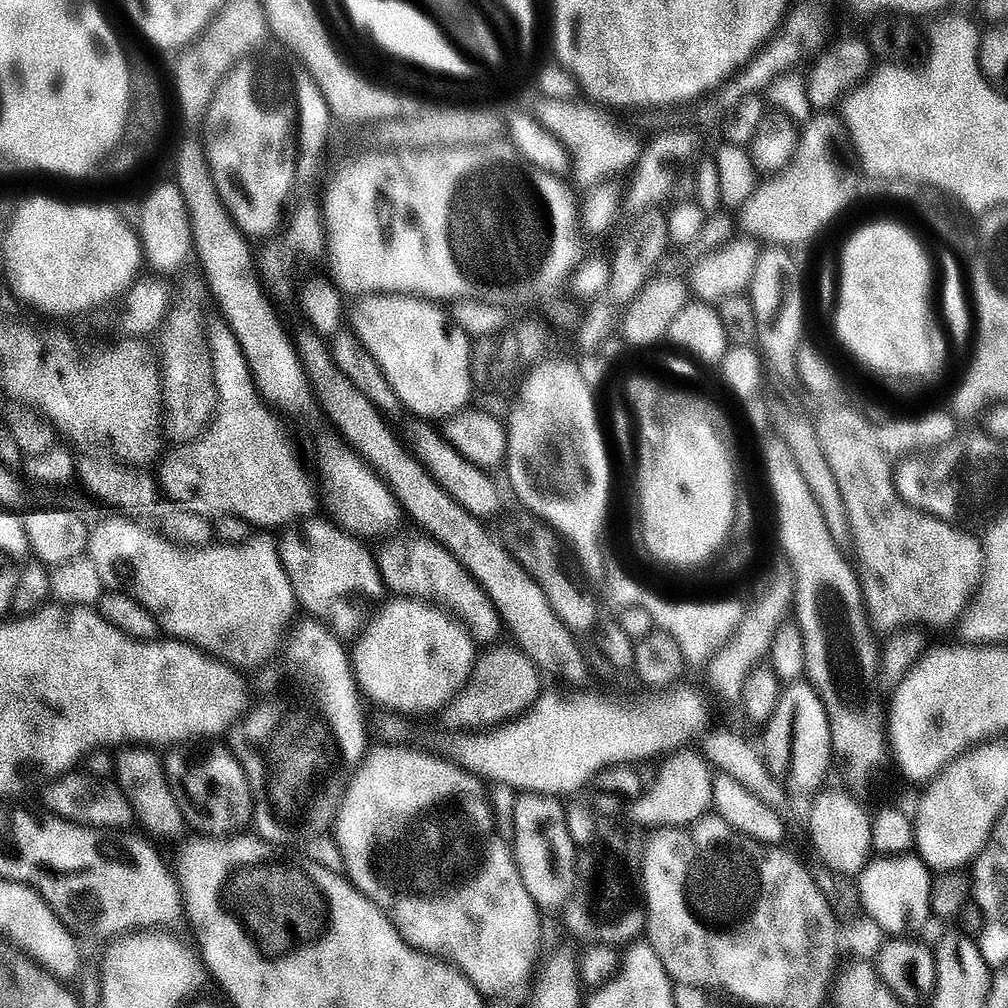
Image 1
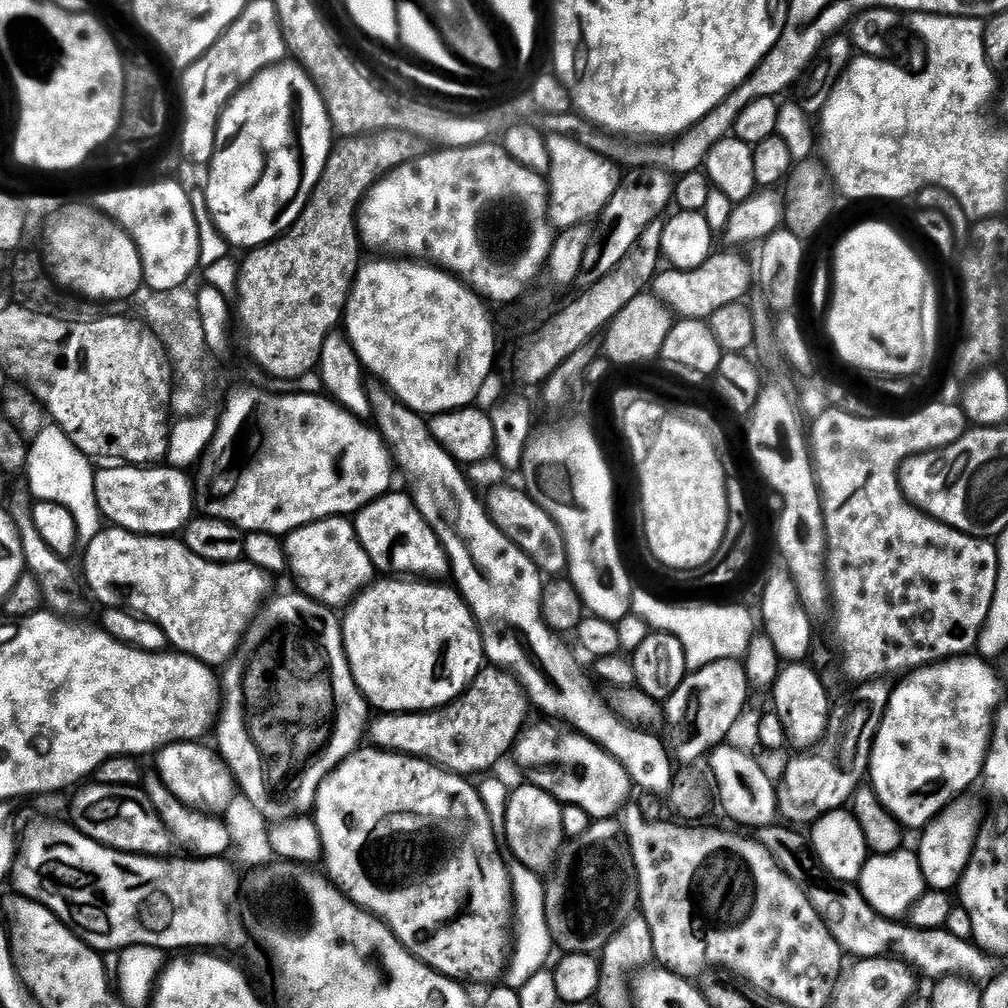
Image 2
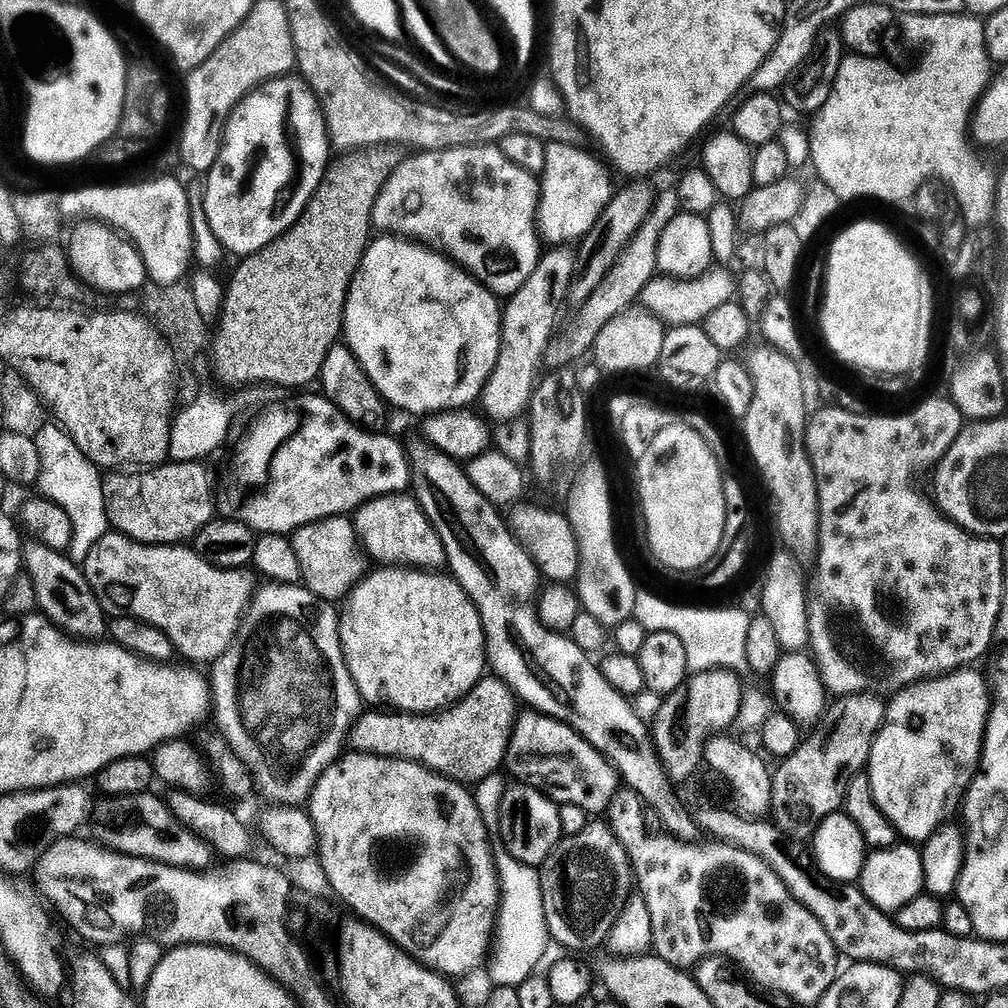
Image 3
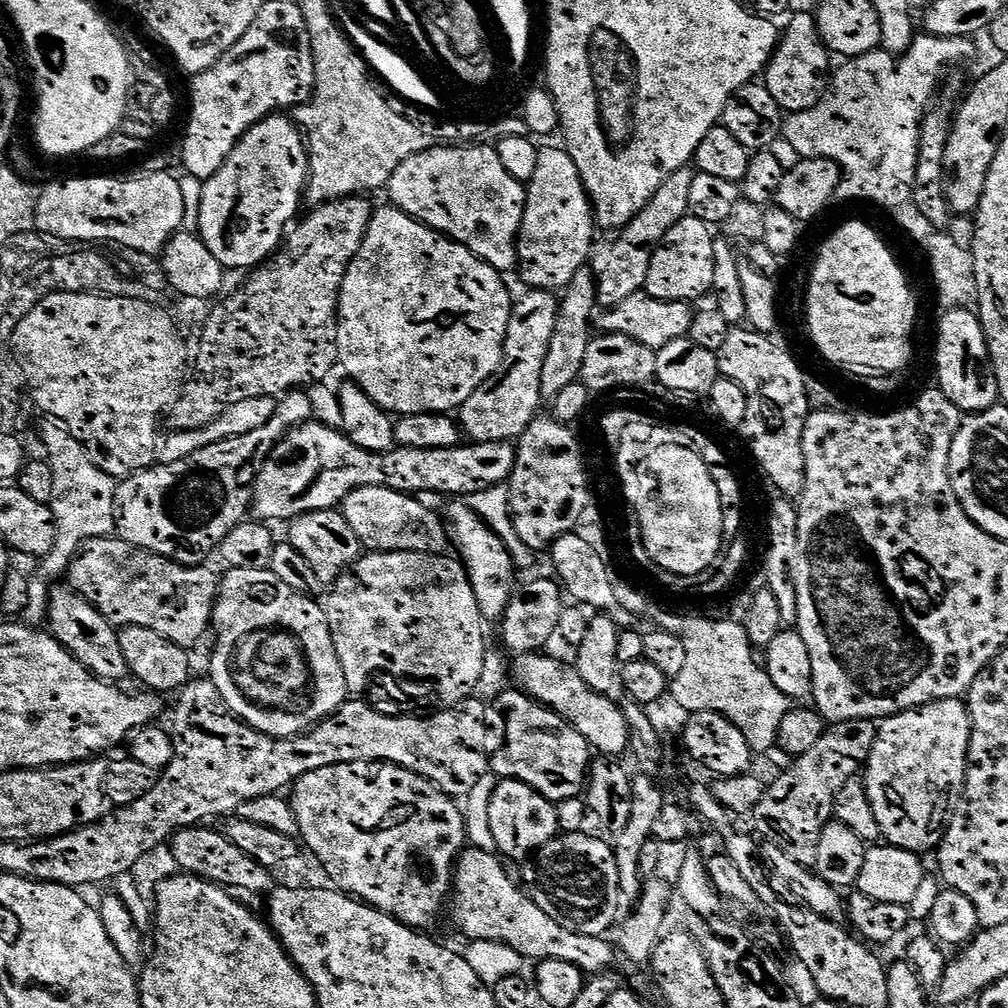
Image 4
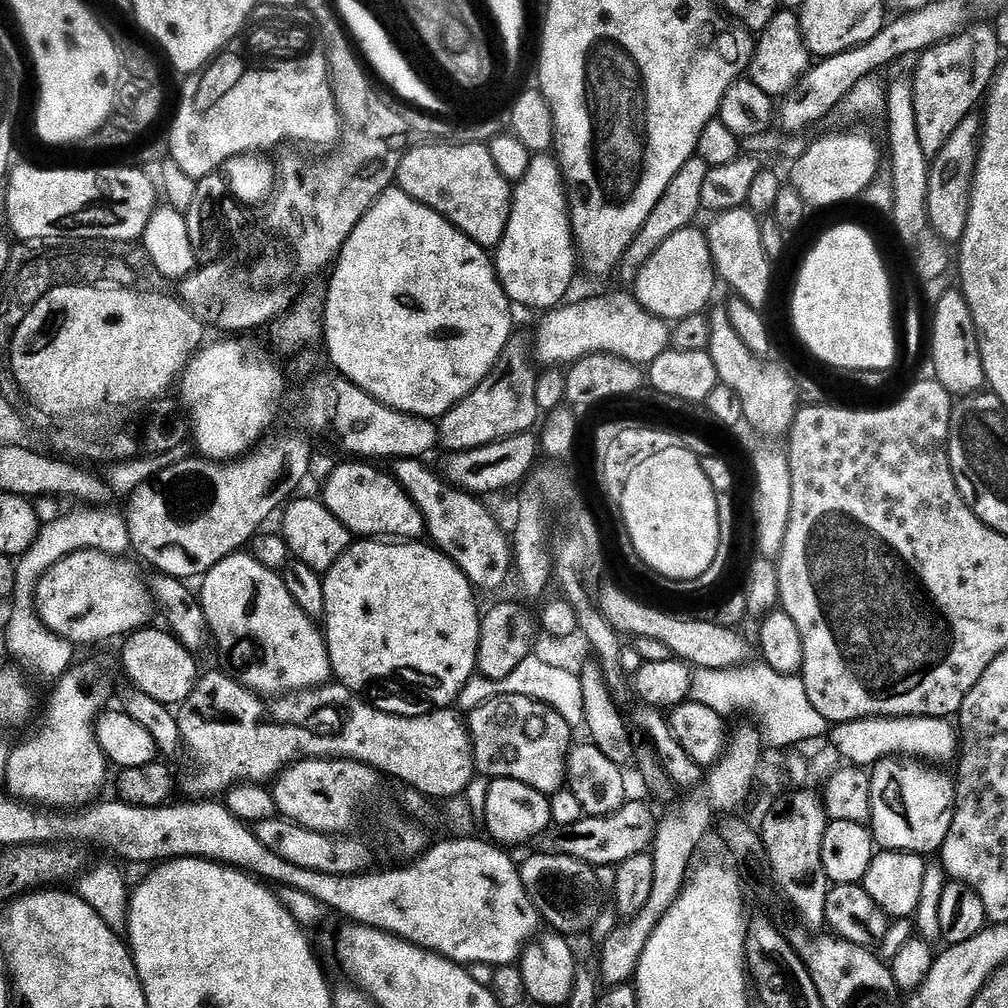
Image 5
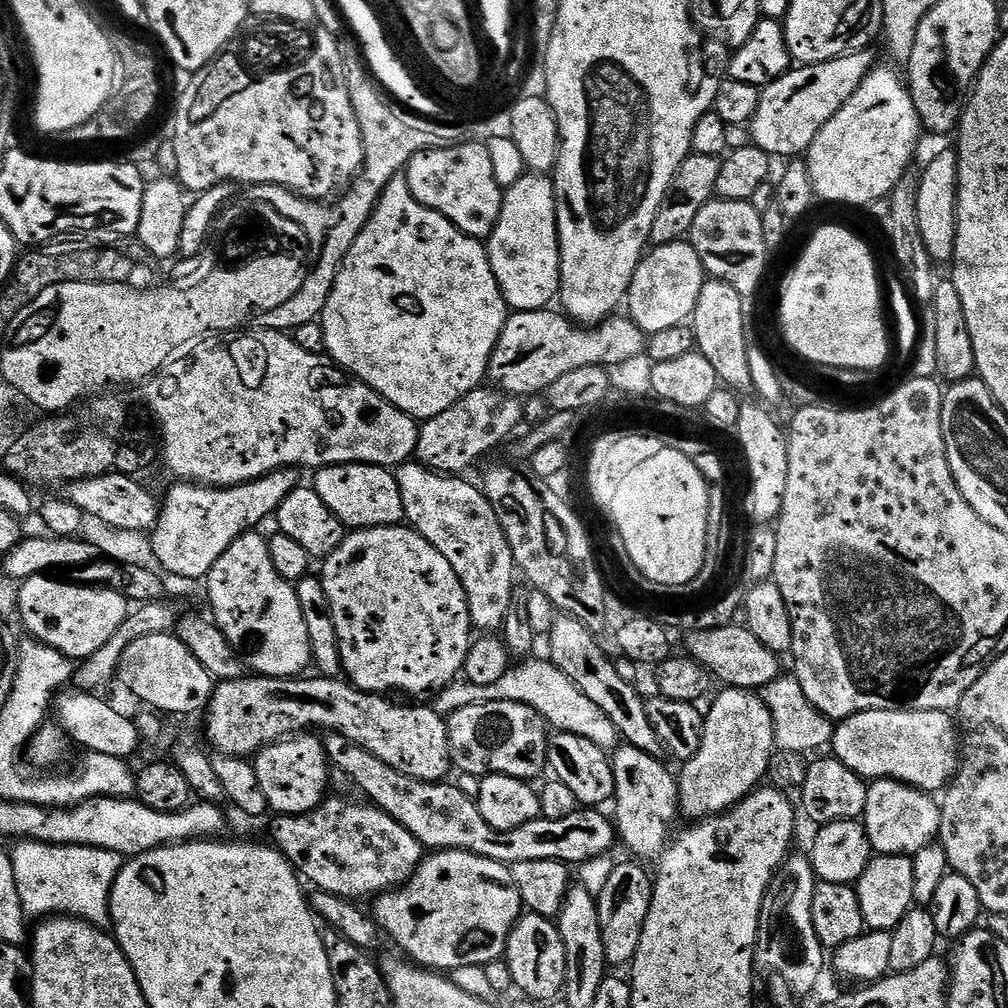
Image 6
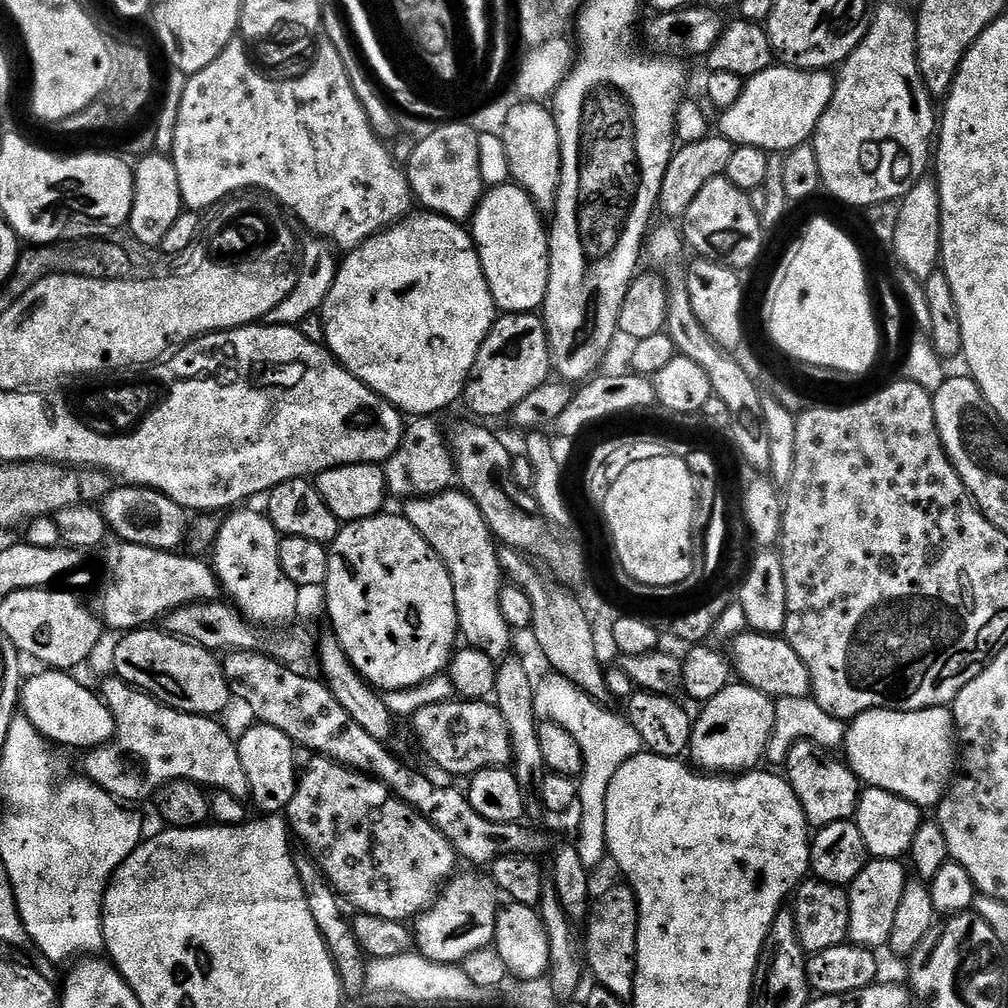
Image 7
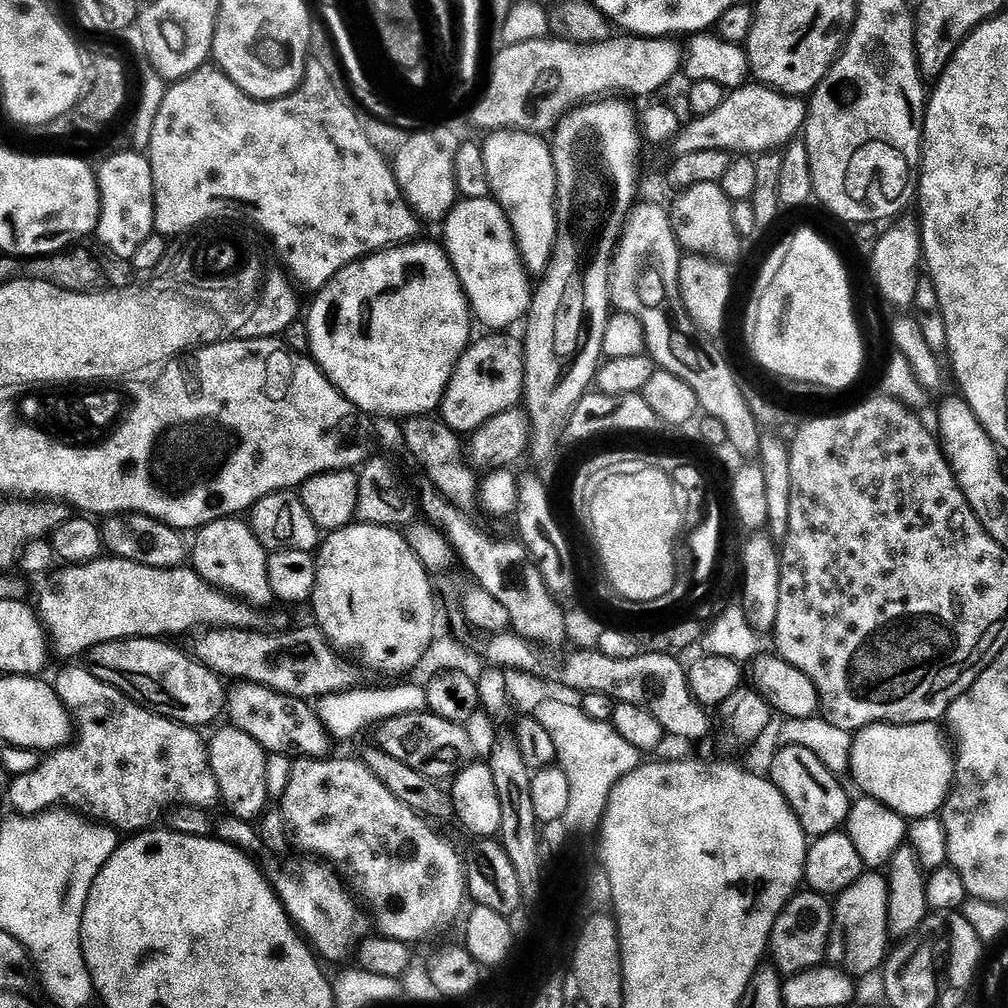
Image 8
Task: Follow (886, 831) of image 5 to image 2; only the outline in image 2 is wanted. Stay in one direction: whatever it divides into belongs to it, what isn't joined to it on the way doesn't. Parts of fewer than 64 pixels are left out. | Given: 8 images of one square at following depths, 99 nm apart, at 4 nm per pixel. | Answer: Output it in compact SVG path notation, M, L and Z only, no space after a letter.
M965 654L915 669L901 679L905 680L900 685L892 688L884 721L872 743L870 787L882 806L886 806L905 829L926 828L957 797L958 792L970 787L974 780L981 779L984 760L992 746L996 714L1005 699L1000 676L988 664L991 663L979 655Z

